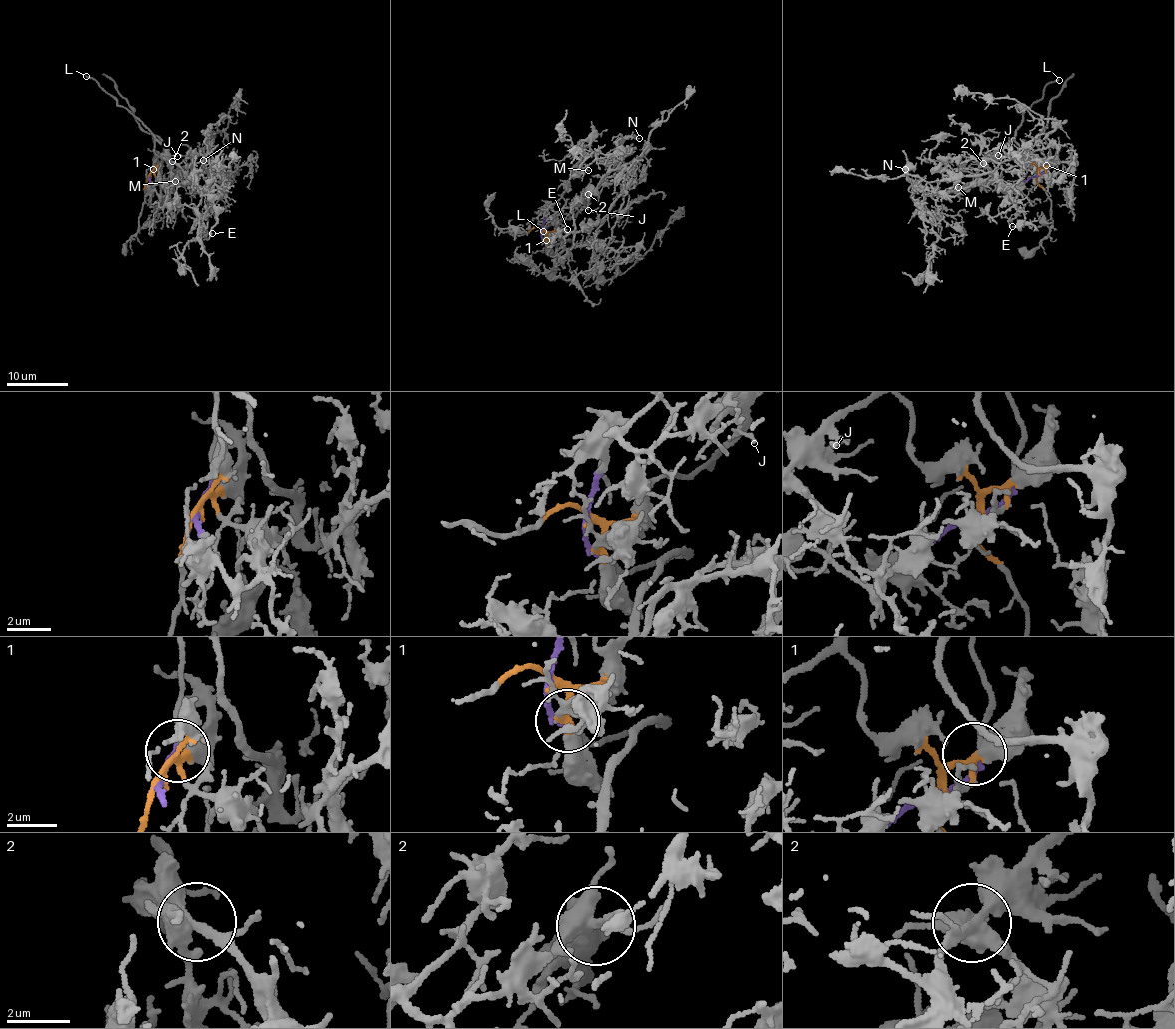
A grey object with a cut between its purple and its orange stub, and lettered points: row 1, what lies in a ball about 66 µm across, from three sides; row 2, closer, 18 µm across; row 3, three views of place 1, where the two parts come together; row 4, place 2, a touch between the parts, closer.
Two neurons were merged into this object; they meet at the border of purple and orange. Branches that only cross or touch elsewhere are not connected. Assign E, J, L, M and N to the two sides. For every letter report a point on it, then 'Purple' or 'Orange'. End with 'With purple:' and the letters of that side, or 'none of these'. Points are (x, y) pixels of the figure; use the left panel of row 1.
E: Place: (212, 233). Purple
J: Place: (177, 156). Orange
L: Place: (86, 76). Orange
M: Place: (175, 181). Purple
N: Place: (203, 160). Orange
With purple: E, M

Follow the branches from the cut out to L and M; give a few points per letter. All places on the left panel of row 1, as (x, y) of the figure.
L: (148, 177), (154, 169), (156, 157), (153, 134), (86, 75)
M: (148, 177), (159, 194), (156, 180), (158, 178), (167, 187), (175, 181)

